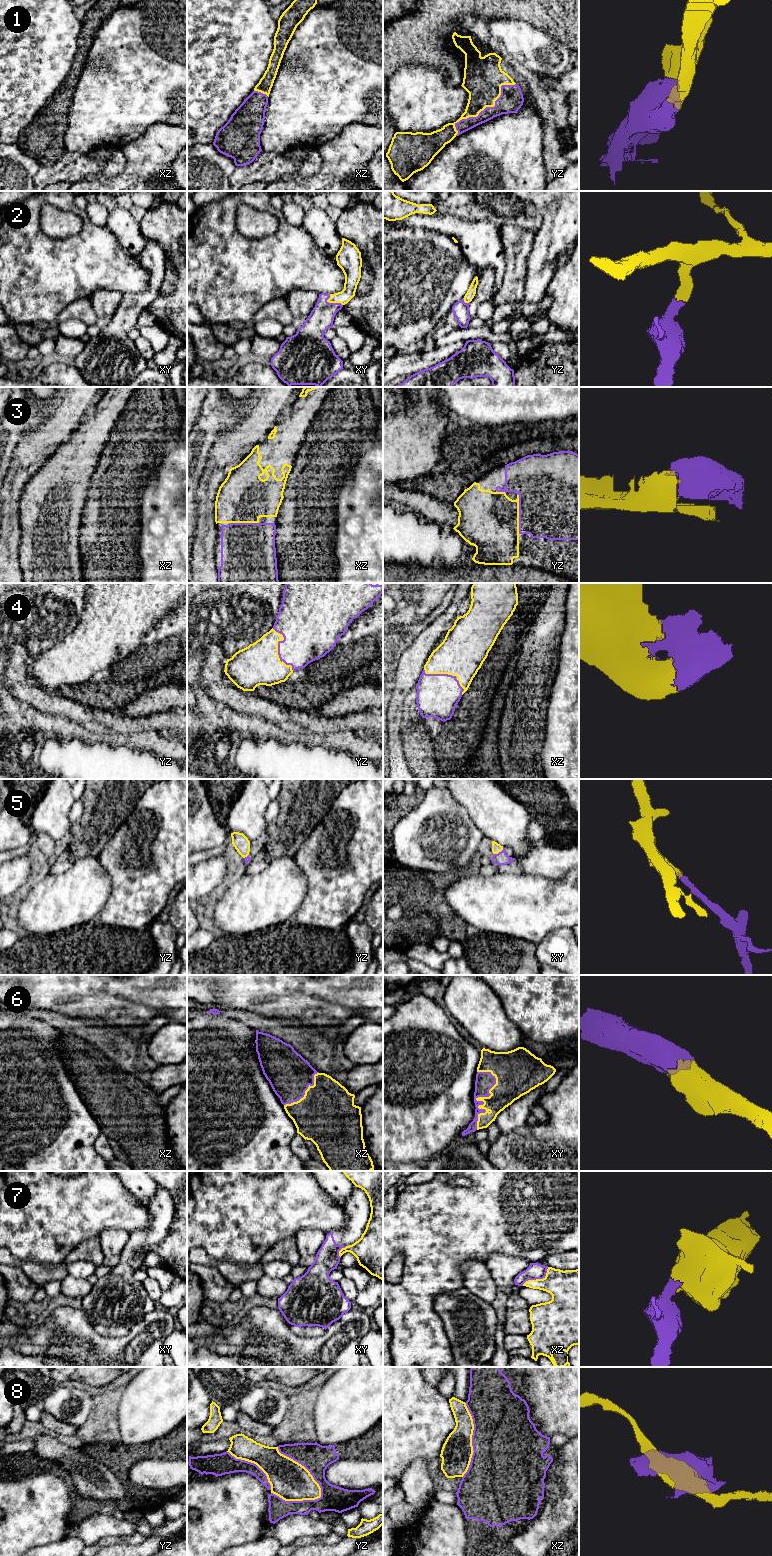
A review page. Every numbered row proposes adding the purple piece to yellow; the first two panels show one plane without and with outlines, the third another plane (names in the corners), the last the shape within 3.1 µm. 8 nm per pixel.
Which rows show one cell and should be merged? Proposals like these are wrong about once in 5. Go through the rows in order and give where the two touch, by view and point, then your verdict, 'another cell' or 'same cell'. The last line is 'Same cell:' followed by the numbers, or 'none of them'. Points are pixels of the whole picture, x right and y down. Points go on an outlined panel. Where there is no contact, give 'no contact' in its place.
1: yz (485, 107) | same cell
2: xy (332, 302) | same cell
3: yz (518, 514) | same cell
4: yz (277, 649) | same cell
5: xy (498, 852) | same cell
6: xy (479, 1100) | same cell
7: xz (537, 1279) | another cell
8: yz (305, 1468) | another cell
Same cell: 1, 2, 3, 4, 5, 6

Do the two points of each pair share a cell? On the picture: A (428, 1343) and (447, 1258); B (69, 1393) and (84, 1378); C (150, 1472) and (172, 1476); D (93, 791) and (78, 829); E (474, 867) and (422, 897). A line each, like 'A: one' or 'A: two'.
A: one
B: two
C: one
D: one
E: one

